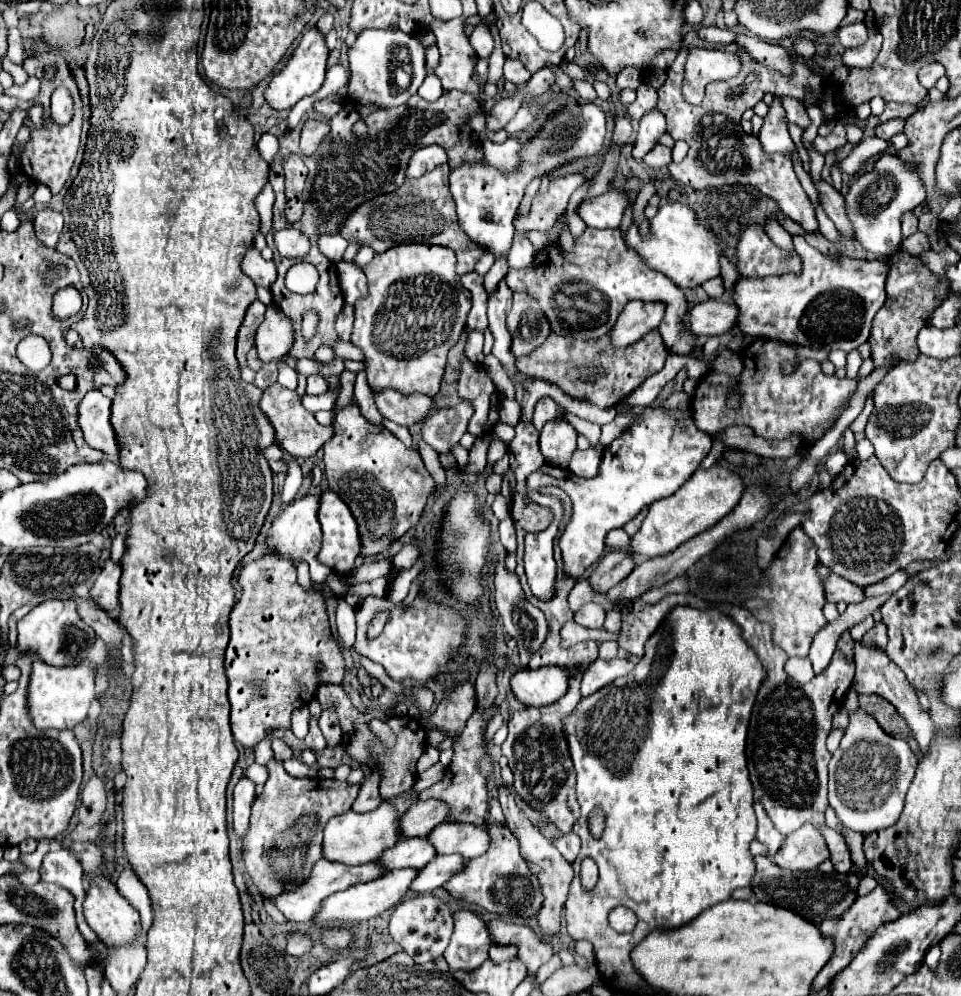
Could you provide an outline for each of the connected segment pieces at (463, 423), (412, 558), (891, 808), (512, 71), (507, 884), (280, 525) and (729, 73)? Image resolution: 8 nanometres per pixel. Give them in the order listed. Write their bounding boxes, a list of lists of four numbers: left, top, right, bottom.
[[422,400,474,456],[390,542,420,578],[828,710,918,835],[504,60,530,84],[444,826,544,920],[268,494,330,584],[684,48,740,104]]

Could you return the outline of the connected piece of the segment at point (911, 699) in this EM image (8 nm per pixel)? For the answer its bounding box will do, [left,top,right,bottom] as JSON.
[852,640,934,752]

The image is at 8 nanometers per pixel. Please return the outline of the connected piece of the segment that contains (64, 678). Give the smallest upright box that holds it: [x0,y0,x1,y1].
[30,660,96,728]

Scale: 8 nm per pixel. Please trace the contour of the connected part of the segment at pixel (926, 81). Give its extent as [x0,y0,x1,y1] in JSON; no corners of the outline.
[918,64,944,88]

